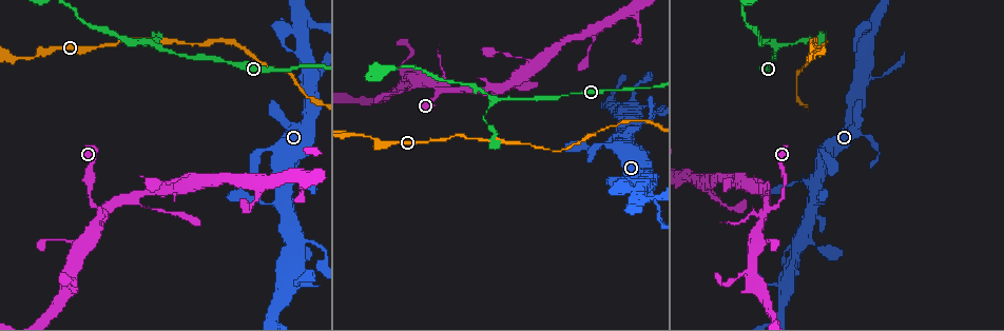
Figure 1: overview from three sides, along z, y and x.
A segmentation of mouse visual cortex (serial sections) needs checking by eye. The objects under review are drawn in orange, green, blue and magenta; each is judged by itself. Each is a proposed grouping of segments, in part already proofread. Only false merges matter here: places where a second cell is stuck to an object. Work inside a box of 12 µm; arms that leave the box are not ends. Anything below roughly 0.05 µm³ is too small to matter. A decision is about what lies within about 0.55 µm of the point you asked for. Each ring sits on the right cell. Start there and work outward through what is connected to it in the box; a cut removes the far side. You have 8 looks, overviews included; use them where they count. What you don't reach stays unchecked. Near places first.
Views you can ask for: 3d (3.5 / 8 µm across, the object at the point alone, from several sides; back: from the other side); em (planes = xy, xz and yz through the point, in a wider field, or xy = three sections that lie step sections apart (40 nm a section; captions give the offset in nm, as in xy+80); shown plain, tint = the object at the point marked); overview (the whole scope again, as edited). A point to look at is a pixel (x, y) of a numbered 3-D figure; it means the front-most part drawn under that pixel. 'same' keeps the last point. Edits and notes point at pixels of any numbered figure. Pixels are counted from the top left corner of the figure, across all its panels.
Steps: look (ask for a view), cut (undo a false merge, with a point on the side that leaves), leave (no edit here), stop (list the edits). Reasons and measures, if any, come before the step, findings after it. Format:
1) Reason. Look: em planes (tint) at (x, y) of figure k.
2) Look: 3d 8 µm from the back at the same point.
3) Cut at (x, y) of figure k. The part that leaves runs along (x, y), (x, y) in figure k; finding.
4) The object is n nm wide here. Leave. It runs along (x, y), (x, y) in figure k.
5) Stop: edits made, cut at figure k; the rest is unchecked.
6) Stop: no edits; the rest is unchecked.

Side arm on a straight run. Look: 3d 8 µm at (470, 89) of figure 1.

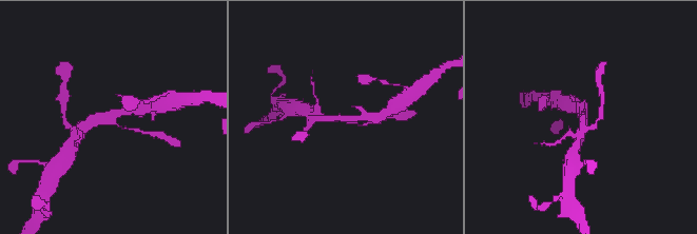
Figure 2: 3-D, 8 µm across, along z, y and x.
3 arms meet here; the arms are 100, 250, 300 nm wide; shape alone is not enough. Look: em xy step 2 (tint) at (348, 117) of figure 2.

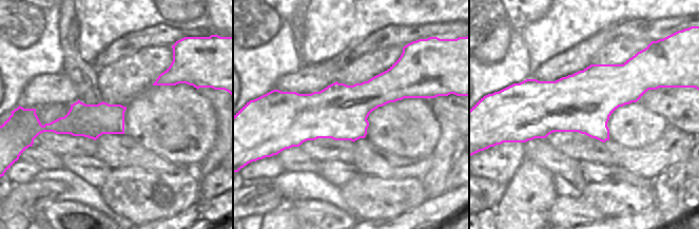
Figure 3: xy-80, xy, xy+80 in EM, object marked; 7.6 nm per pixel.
Leave. It runs along (82, 125), (140, 108) in figure 2; one cell here.

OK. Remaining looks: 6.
Branch point. Look: 3d 8 µm at (155, 45) of figure 1.

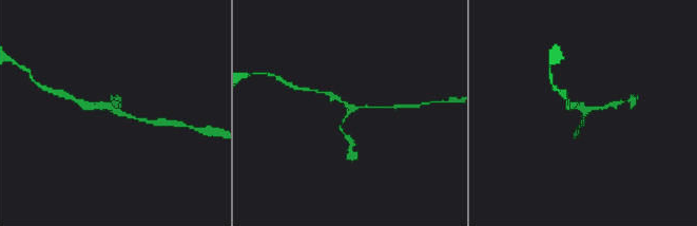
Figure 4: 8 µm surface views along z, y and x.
Look: 3d 3.5 µm at (584, 112) of figure 4.

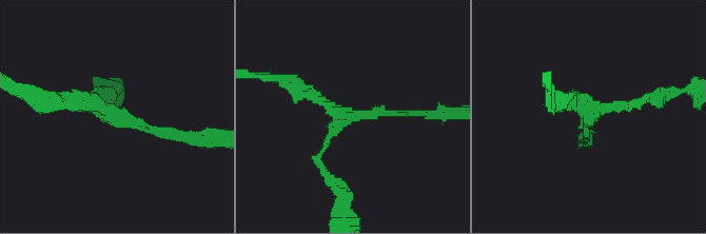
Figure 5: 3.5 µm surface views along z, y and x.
3 arms meet here; the arms are 150, 150, 150 nm wide. Look: em planes (tint) at (587, 113) of figure 5.

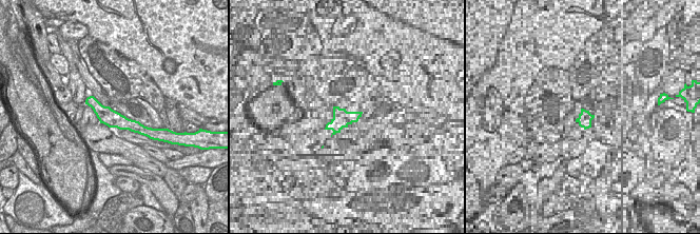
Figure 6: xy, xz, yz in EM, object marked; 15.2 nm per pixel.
Leave. It runs along (89, 100), (107, 116), (141, 129) in figure 6; all the same cell.

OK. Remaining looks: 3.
Thin neck. Look: 3d 8 µm at (809, 55) of figure 1.

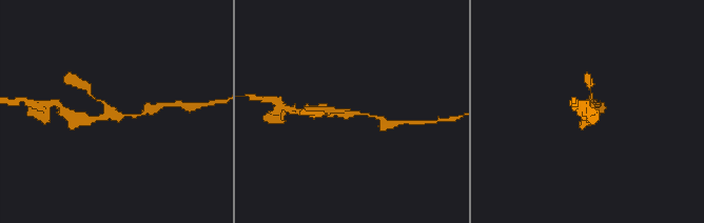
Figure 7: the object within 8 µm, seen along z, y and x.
Now the EM. Look: em xy step 5 (tint) at (119, 112) of figure 7.

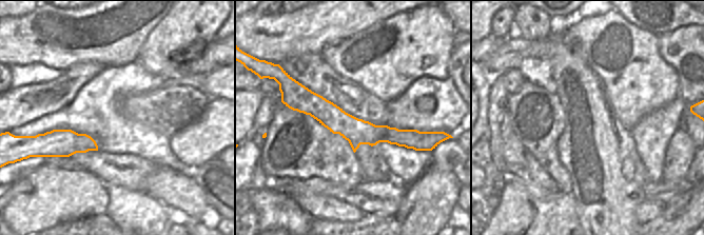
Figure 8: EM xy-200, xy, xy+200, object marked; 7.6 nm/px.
Leave. It runs along (286, 100), (421, 136) in figure 8; continuous, no second cell.

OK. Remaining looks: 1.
Stop: no edits; the rest is unchecked.

